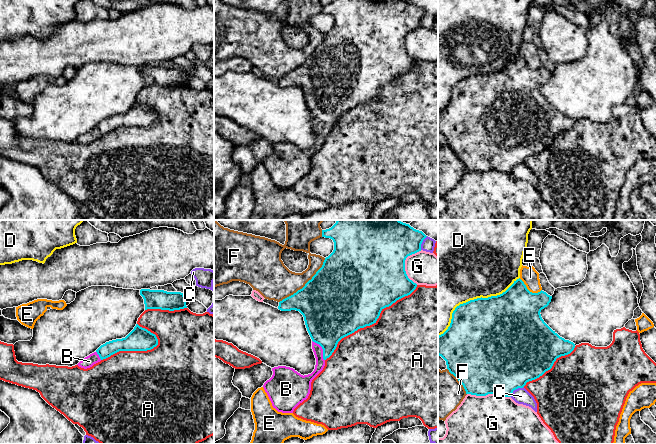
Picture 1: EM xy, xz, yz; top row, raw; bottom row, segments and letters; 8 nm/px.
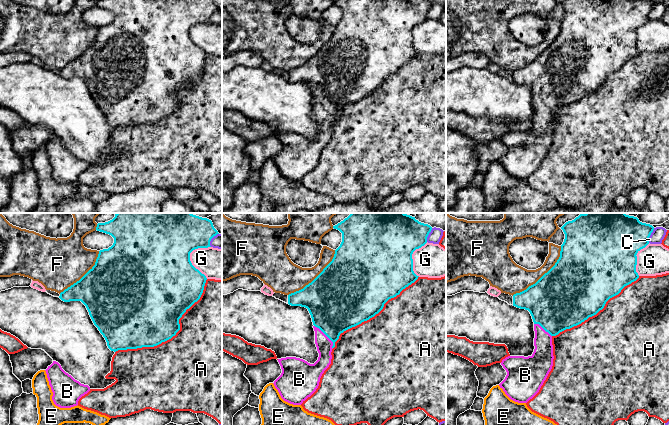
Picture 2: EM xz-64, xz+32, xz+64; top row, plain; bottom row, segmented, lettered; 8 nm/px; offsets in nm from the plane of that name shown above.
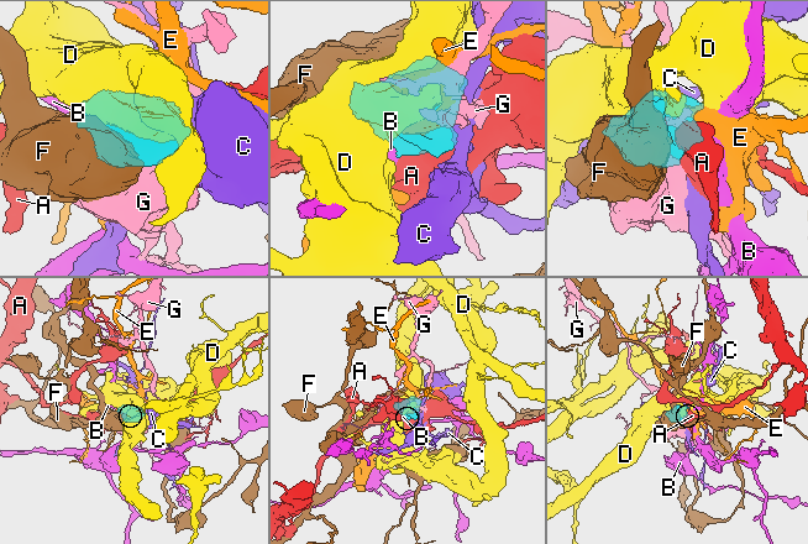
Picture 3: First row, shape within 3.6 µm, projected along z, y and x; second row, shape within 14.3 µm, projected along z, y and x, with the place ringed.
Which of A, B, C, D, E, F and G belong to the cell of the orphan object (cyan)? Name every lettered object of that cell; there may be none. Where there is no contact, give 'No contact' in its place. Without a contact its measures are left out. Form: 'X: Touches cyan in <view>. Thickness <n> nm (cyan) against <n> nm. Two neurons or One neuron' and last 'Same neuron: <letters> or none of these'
A: Touches cyan in xz. Thickness 480 nm (cyan) against 500 nm. Two neurons
B: Touches cyan in xz. Thickness 380 nm (cyan) against 80 nm. One neuron
C: Touches cyan in yz. Thickness 500 nm (cyan) against 130 nm. Two neurons
D: Touches cyan in yz. Thickness 500 nm (cyan) against 480 nm. Two neurons
E: Touches cyan in yz. Thickness 420 nm (cyan) against 140 nm. Two neurons
F: Touches cyan in xz. Thickness 480 nm (cyan) against 300 nm. Two neurons
G: Touches cyan in xz. Thickness 500 nm (cyan) against 280 nm. Two neurons
Same neuron: B

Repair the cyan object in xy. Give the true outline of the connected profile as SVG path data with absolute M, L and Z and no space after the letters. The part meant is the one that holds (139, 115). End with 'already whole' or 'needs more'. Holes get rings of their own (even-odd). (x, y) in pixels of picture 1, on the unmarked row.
M136 100L134 105L125 114L106 118L77 141L87 145L119 127L147 127L157 121L158 115L156 111Z | needs more

